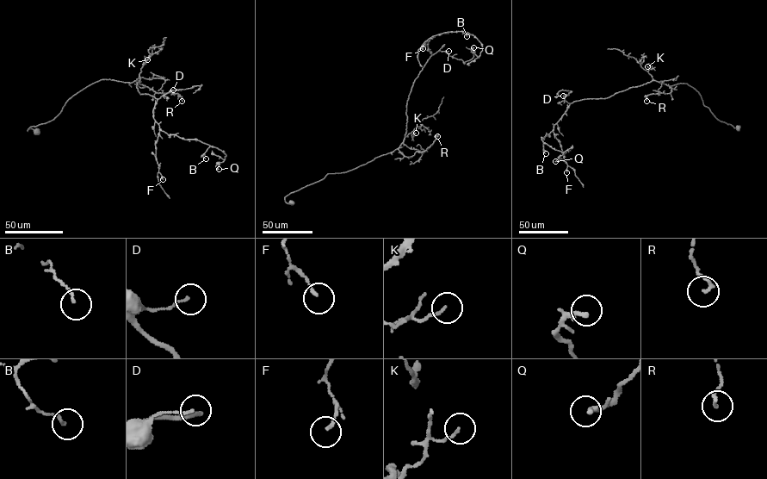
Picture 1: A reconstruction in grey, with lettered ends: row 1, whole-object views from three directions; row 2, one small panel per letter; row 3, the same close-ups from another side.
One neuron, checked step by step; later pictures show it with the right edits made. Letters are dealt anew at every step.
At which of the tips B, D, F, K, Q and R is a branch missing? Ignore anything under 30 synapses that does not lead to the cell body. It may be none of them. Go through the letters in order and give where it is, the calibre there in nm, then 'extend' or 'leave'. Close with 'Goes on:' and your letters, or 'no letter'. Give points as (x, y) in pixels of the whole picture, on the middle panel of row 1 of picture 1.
B: at (467, 36); 130 nm thick; leave
D: at (448, 51); 110 nm thick; leave
F: at (423, 48); 130 nm thick; leave
K: at (416, 133); 120 nm thick; leave
Q: at (473, 47); 160 nm thick; leave
R: at (437, 136); 130 nm thick; leave
Goes on: no letter

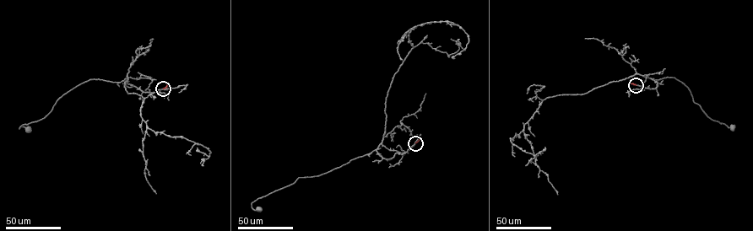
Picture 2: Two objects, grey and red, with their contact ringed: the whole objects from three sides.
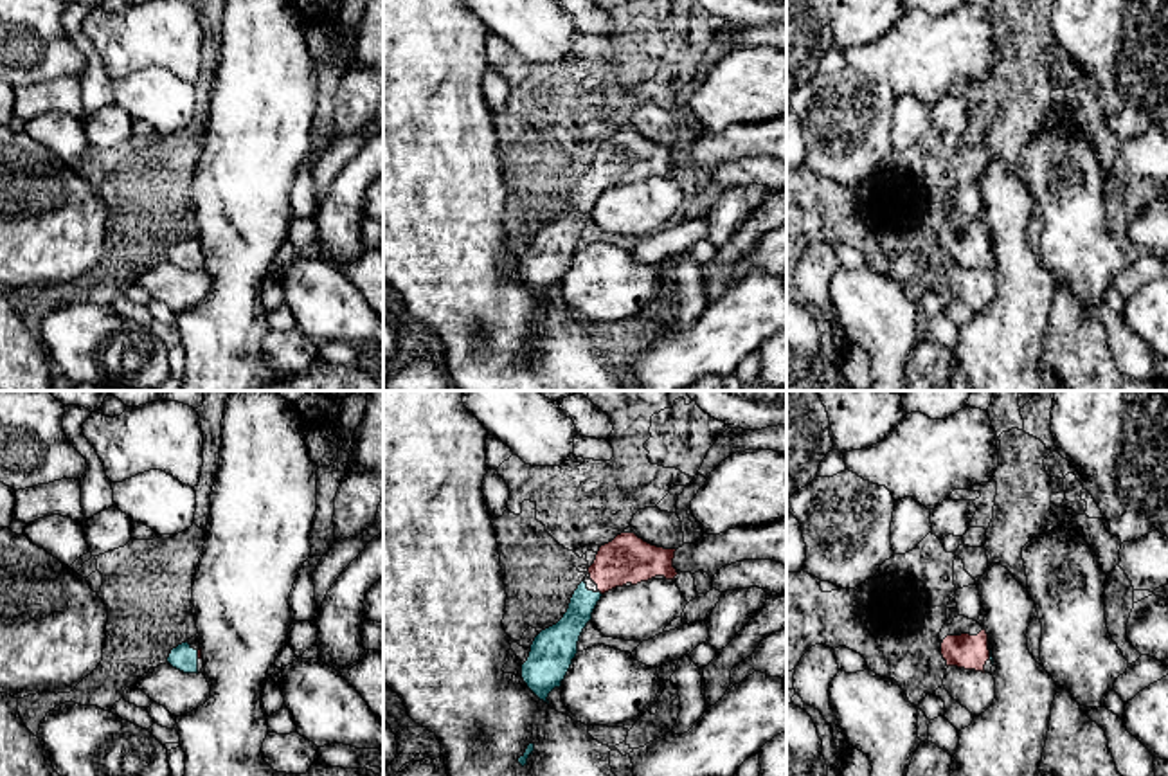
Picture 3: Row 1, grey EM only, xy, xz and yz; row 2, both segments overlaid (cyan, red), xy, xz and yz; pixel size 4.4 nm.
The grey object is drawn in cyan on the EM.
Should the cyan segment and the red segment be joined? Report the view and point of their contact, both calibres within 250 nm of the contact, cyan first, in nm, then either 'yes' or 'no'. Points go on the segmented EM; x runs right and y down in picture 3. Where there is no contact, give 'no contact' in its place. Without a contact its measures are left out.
contact xz (600, 593); calibres 140 and 220 nm; yes

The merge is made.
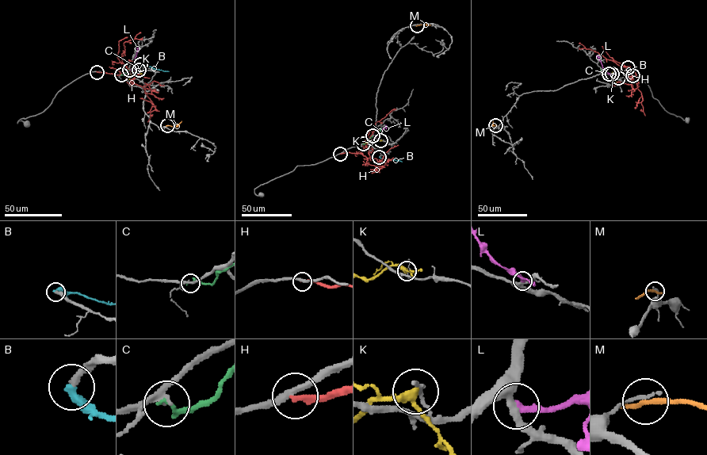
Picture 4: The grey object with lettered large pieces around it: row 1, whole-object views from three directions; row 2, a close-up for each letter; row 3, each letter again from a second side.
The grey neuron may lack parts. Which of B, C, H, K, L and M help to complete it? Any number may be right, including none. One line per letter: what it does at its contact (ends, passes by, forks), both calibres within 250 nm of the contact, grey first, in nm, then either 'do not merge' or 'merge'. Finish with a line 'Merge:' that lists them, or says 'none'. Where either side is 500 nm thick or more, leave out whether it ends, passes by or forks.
B: it ends there; 280 nm thick on the grey side, 420 nm on the other; merge
C: it ends there; 240 nm thick on the grey side, 240 nm on the other; do not merge
H: it ends there; 280 nm thick on the grey side, 280 nm on the other; do not merge
K: it passes by; 110 nm thick on the grey side, 320 nm on the other; do not merge
L: it ends there; 320 nm thick on the grey side, 380 nm on the other; do not merge
M: it passes by; 150 nm thick on the grey side, 180 nm on the other; do not merge
Merge: B

